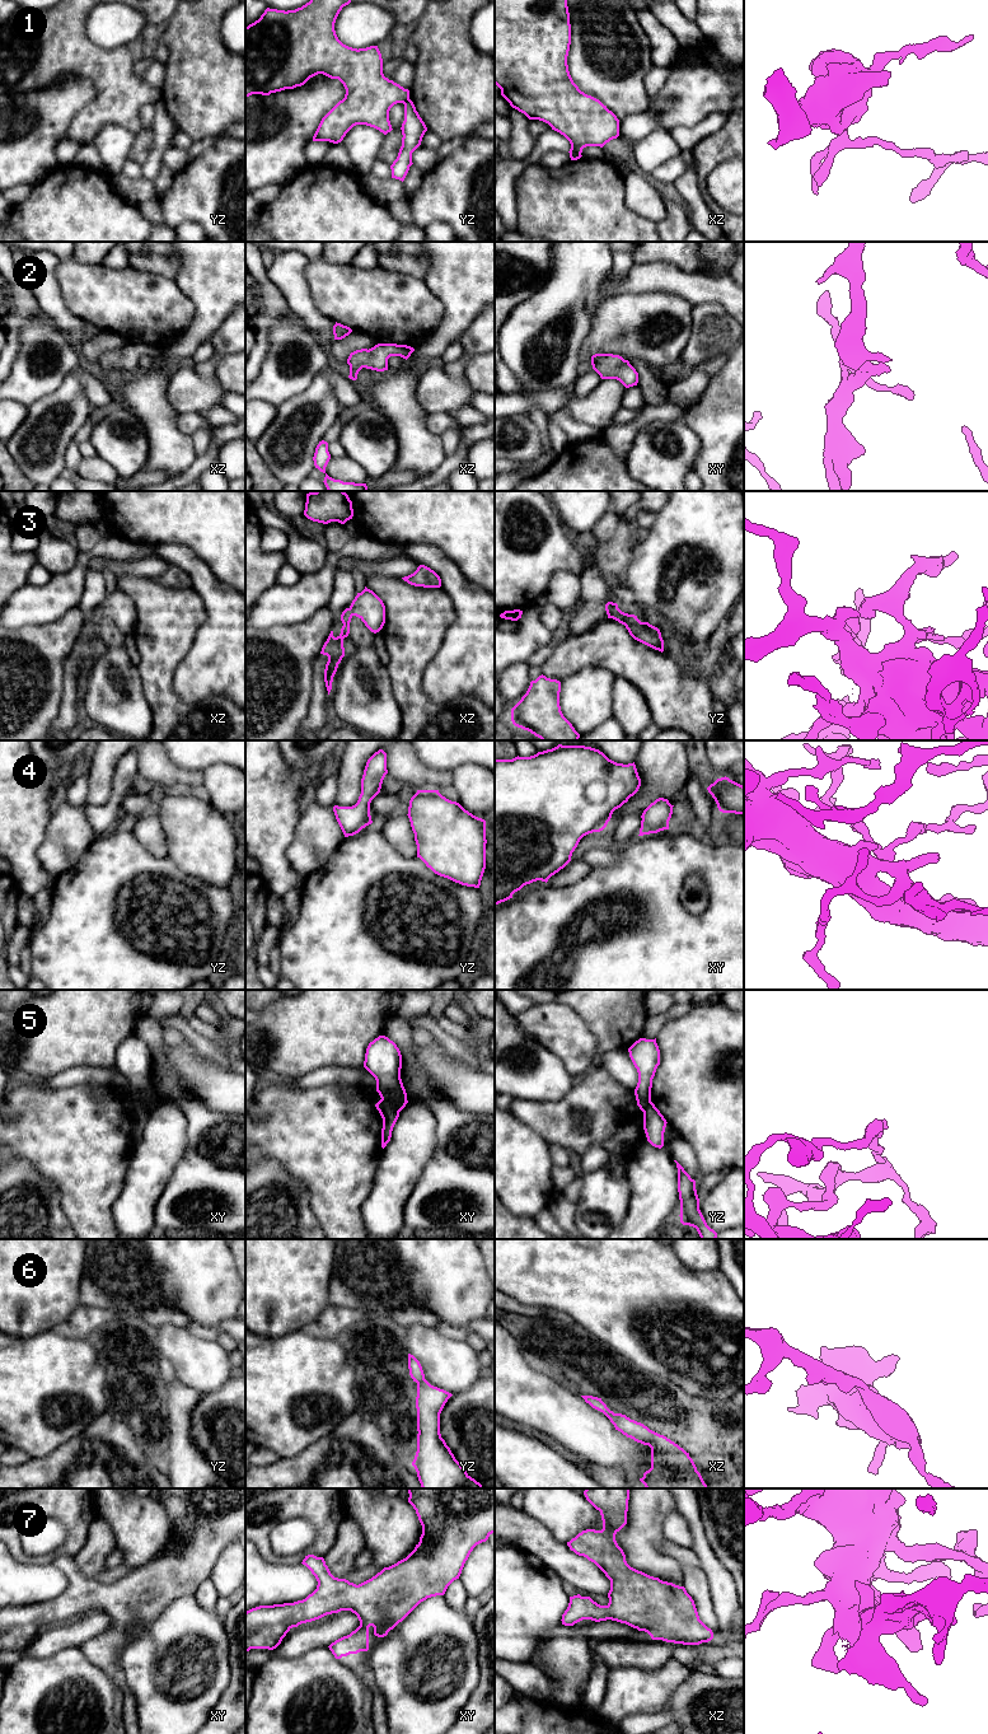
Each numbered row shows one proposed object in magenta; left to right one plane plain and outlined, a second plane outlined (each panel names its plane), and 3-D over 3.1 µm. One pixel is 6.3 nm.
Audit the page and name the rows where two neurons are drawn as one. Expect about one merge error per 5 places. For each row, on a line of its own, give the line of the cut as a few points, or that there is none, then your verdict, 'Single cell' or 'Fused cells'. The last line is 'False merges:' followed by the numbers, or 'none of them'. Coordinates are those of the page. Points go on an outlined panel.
1: Split along yz (408, 98), (403, 103). Fused cells
2: No split. Single cell
3: No split. Single cell
4: No split. Single cell
5: Split along xy (382, 1098), (398, 1113). Fused cells
6: No split. Single cell
7: No split. Single cell
False merges: 1, 5

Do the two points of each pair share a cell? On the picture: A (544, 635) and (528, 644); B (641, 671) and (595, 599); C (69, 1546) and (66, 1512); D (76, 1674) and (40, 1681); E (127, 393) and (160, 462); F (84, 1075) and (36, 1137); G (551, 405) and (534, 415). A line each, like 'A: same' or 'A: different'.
A: same
B: different
C: same
D: same
E: same
F: different
G: different

